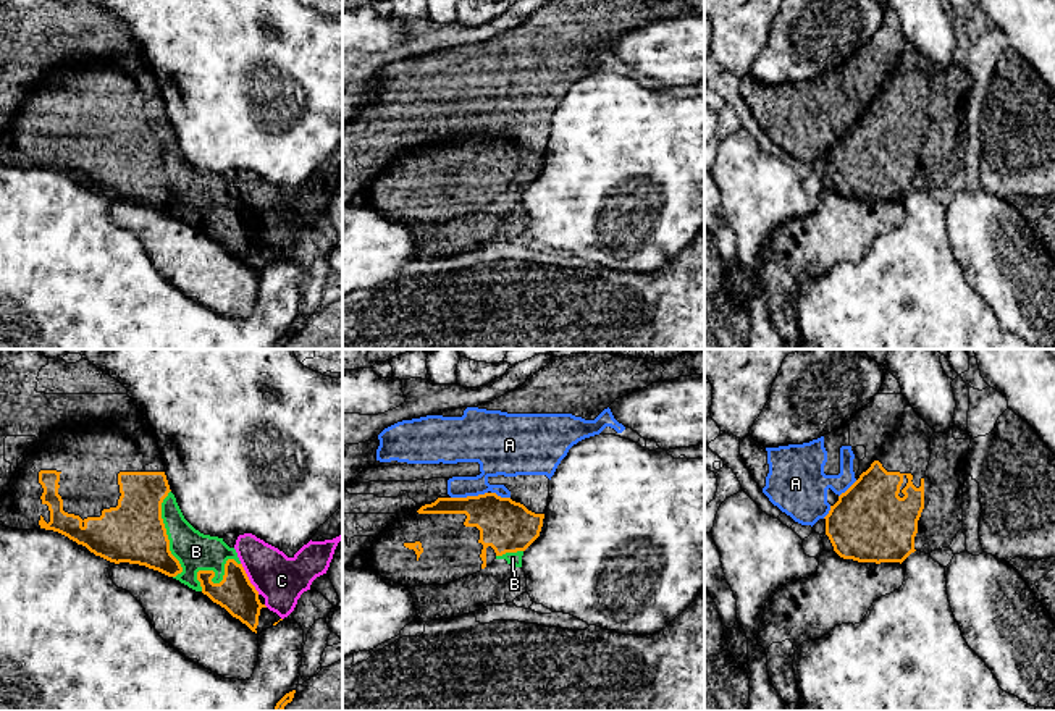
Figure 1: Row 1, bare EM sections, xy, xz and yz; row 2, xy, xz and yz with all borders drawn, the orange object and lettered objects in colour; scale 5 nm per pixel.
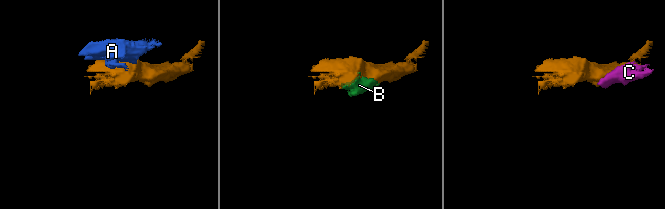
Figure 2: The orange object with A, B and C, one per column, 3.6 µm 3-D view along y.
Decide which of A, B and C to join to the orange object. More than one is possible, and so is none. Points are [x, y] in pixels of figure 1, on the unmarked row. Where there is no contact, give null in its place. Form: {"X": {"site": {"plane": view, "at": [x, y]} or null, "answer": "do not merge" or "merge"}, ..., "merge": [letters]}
{"A": {"site": {"plane": "xz", "at": [469, 134]}, "answer": "do not merge"}, "B": {"site": {"plane": "xy", "at": [165, 172]}, "answer": "merge"}, "C": {"site": {"plane": "xy", "at": [247, 217]}, "answer": "do not merge"}, "merge": ["B"]}

